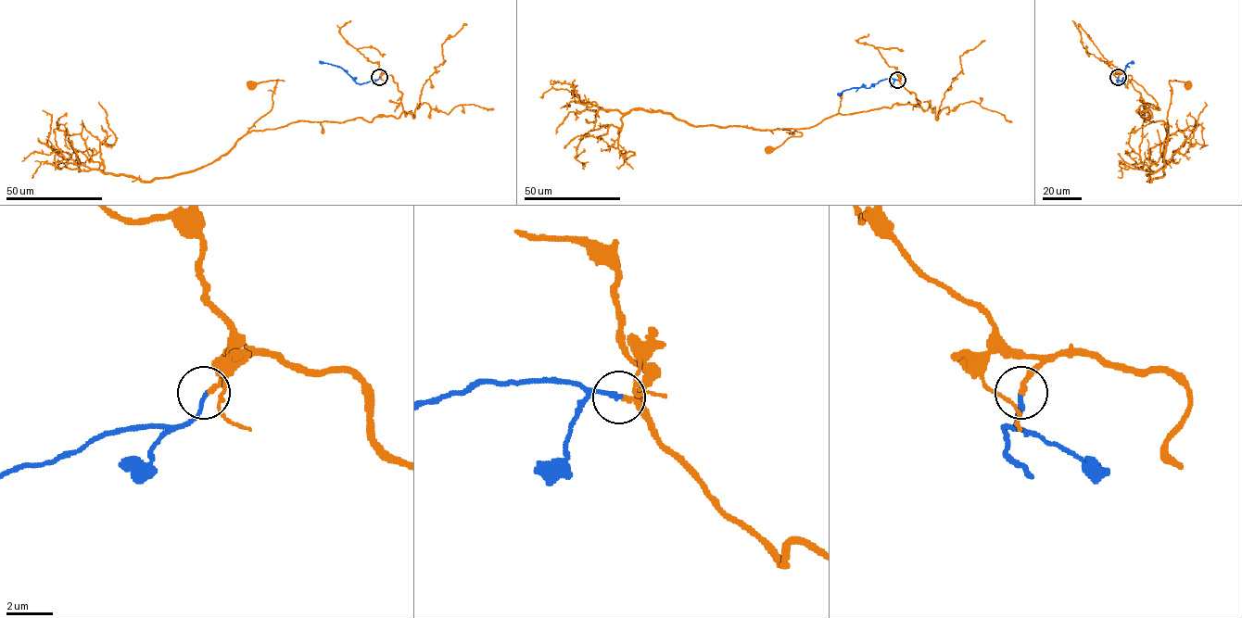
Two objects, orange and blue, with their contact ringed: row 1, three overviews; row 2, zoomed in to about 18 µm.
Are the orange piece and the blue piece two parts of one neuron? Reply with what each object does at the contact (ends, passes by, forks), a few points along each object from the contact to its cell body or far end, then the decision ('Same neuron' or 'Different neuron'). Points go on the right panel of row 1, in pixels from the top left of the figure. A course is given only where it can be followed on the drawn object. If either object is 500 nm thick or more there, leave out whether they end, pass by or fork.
At the ring orange ends. At the ring blue ends. Course of orange: (1118, 77), (1132, 77), (1144, 101), (1141, 116), (1162, 120), (1168, 132), (1169, 81), (1189, 84). Course of blue: (1118, 77), (1117, 81), (1120, 84), (1126, 77), (1126, 66), (1133, 62). Same neuron

